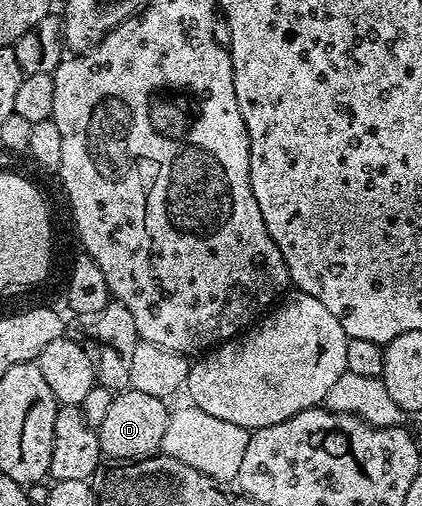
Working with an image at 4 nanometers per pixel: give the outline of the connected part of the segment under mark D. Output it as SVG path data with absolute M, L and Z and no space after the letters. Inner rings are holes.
M131 387L117 392L112 398L109 409L96 429L100 452L105 458L116 463L140 461L161 452L163 436L166 434L170 414L169 402L154 395L146 395Z

